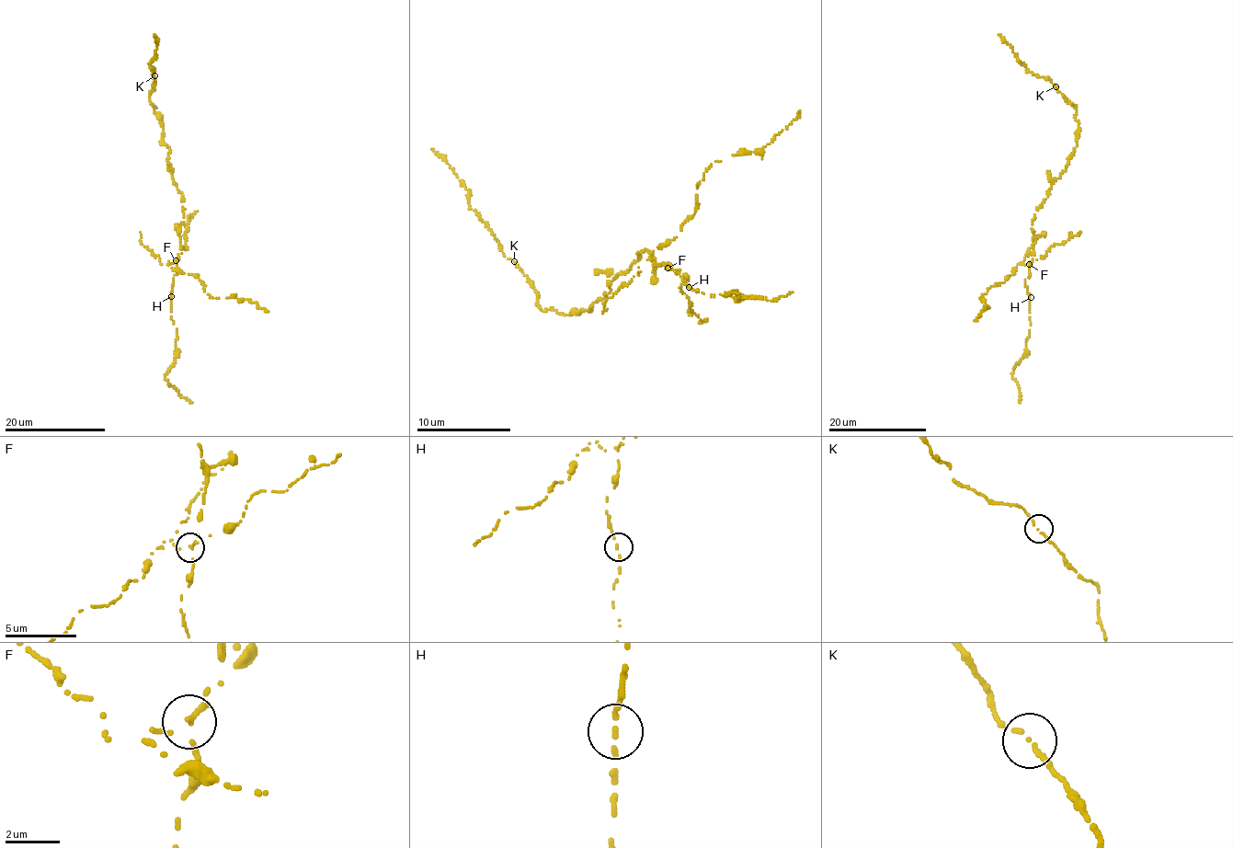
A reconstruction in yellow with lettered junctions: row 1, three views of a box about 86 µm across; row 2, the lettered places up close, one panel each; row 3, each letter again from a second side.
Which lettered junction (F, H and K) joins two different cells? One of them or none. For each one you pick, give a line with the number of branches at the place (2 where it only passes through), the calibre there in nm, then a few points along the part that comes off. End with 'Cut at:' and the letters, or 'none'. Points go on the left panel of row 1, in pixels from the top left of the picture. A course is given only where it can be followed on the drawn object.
F: branches 2; calibre 150 nm; course (176, 260), (168, 263), (169, 266), (193, 274), (204, 285), (207, 295), (241, 298), (255, 302), (268, 311)
Cut at: F

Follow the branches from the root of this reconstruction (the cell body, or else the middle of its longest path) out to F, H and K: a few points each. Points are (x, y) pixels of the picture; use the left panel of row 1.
F: (184, 199), (180, 231), (181, 250), (176, 260)
H: (184, 199), (180, 231), (181, 250), (176, 261), (176, 272), (171, 296)
K: (184, 199), (172, 179), (166, 162), (169, 148), (163, 143), (163, 126), (149, 98), (155, 85), (154, 75)

